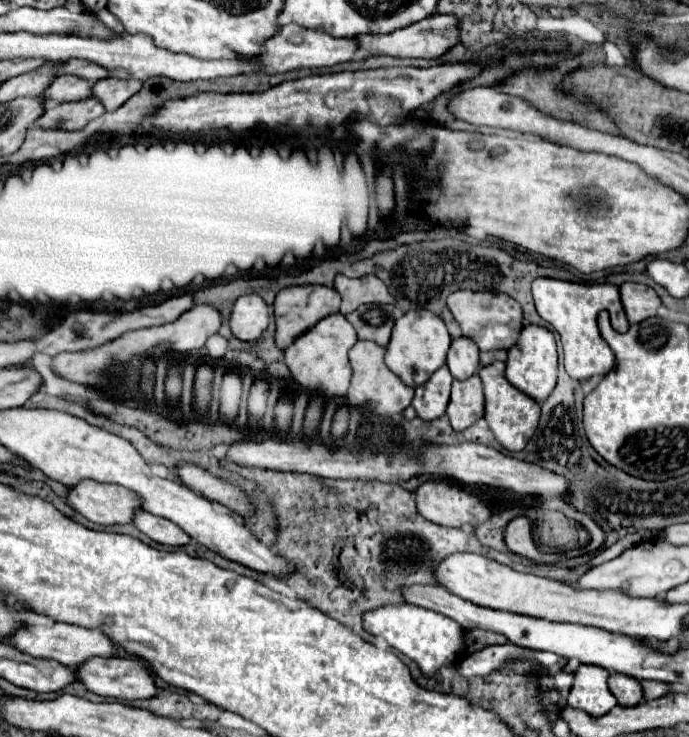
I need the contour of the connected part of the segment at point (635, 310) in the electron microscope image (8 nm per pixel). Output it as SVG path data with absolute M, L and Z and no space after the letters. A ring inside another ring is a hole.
M623 283L619 291L621 291L621 301L625 303L625 313L629 323L641 323L643 319L657 315L661 299L651 287L641 283Z

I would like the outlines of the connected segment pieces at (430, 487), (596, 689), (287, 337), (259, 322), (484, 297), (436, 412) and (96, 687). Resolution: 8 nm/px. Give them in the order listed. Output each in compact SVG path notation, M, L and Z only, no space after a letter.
M439 479L421 483L415 495L419 513L443 527L463 527L465 523L475 527L491 515L481 499Z
M581 665L575 673L575 681L567 697L569 707L585 711L593 717L603 717L609 713L617 701L607 687L607 677L609 671L603 667Z
M303 285L303 287L281 289L277 293L277 297L275 297L275 303L273 303L273 307L275 307L275 325L277 325L275 345L279 349L287 349L309 327L319 323L323 317L337 313L339 311L339 303L341 303L339 293L335 289L323 287L323 285Z
M255 293L241 295L235 301L229 317L233 337L251 343L263 335L267 325L269 325L269 307L259 295Z
M455 291L447 299L447 307L459 323L463 335L471 339L481 351L491 349L509 349L517 343L523 329L523 311L517 301L505 293L491 291Z
M443 365L439 371L431 375L431 379L425 385L415 387L415 397L411 405L415 407L419 419L433 421L445 413L451 393L451 381L453 377L449 369Z
M93 657L81 667L75 667L75 673L79 681L93 693L103 697L115 697L121 701L135 701L135 699L151 699L159 693L159 687L155 685L155 679L141 659L123 659L123 657Z

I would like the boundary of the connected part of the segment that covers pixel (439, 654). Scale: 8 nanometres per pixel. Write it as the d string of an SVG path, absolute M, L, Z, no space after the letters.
M387 605L363 615L363 629L371 635L381 635L385 641L413 659L423 673L431 675L443 665L451 665L459 659L459 651L463 649L463 627L453 619L417 607L417 605Z

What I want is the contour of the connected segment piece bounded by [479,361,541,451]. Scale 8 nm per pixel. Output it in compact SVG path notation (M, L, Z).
M495 361L487 367L479 369L479 377L483 381L485 389L485 421L497 441L507 449L507 451L523 451L527 441L537 429L539 417L541 417L541 407L535 399L525 395L523 391L515 389L507 379L505 379L505 363Z

